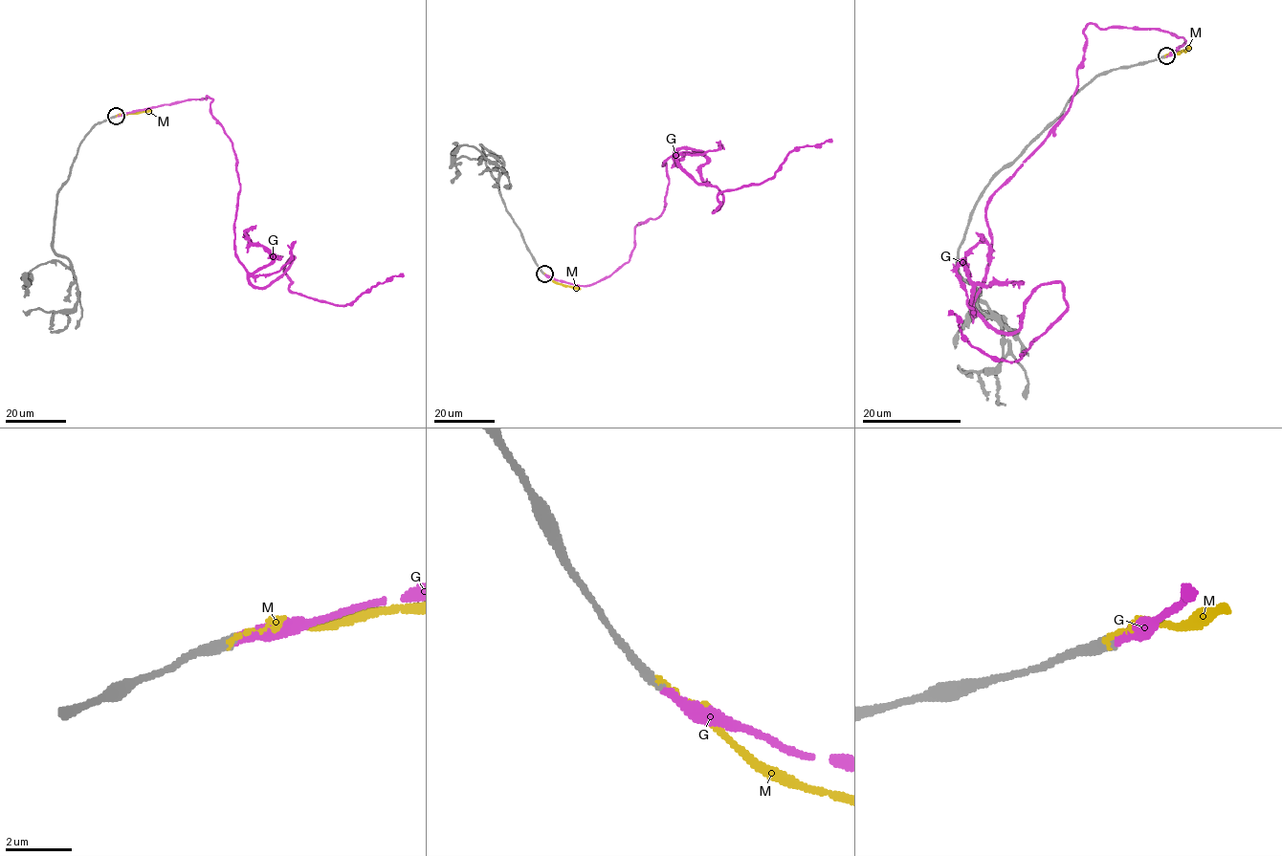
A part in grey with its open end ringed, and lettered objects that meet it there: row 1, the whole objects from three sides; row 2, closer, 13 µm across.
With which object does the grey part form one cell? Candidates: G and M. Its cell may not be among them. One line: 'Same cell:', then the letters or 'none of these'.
Same cell: G

